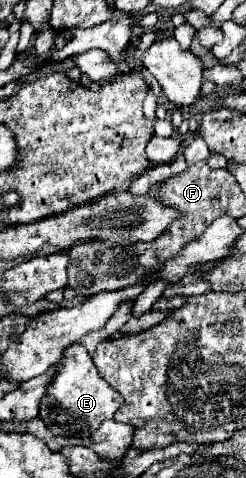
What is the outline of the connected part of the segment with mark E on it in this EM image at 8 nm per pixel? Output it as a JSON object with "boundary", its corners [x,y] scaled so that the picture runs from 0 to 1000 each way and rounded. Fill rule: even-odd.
{"boundary":[[[329,718],[280,726],[240,759],[248,776],[167,835],[159,877],[215,910],[362,914],[427,877],[459,877],[467,860],[492,851],[500,831],[427,793],[411,793],[394,768],[378,764],[378,751]]]}

